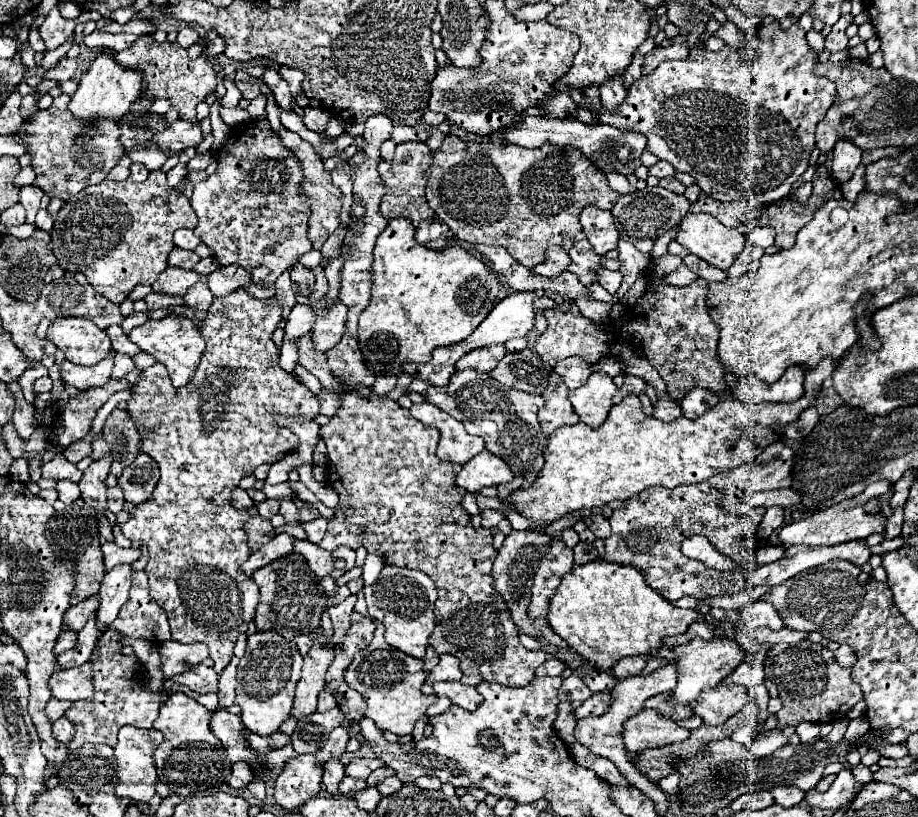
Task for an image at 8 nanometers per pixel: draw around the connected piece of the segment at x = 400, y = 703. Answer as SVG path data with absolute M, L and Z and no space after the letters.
M375 622L375 626L373 642L355 654L351 666L345 670L345 682L365 698L365 716L371 718L379 730L389 730L397 736L405 736L411 734L415 722L425 716L427 708L437 702L437 696L425 696L421 692L421 686L427 680L423 662L391 648L383 638L383 624Z

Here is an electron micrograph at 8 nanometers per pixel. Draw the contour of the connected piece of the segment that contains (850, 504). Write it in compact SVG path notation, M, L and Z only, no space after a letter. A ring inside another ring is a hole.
M873 482L865 488L865 492L861 492L855 498L843 500L839 504L835 504L833 508L827 508L823 512L815 512L799 522L791 522L787 526L781 528L779 538L783 542L783 546L793 546L793 544L807 544L807 546L835 546L835 544L843 544L849 540L865 540L869 534L883 534L885 532L885 516L879 514L871 514L865 512L865 504L873 498L873 496L881 496L883 492L889 490L887 482Z

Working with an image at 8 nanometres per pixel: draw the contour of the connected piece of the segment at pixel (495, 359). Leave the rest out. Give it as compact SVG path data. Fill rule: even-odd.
M503 344L489 346L489 348L477 348L477 350L471 350L467 356L463 356L455 364L455 368L457 370L473 368L473 370L479 370L479 372L489 372L499 364L499 360L503 356L505 356L505 346Z

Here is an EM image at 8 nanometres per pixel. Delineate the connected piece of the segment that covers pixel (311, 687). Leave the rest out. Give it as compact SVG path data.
M319 628L311 632L311 640L313 640L313 646L309 654L303 658L305 664L303 664L301 680L297 682L297 690L295 690L295 702L293 702L293 712L291 712L295 720L315 712L317 694L325 688L325 672L335 656L331 648L321 646L325 640Z

